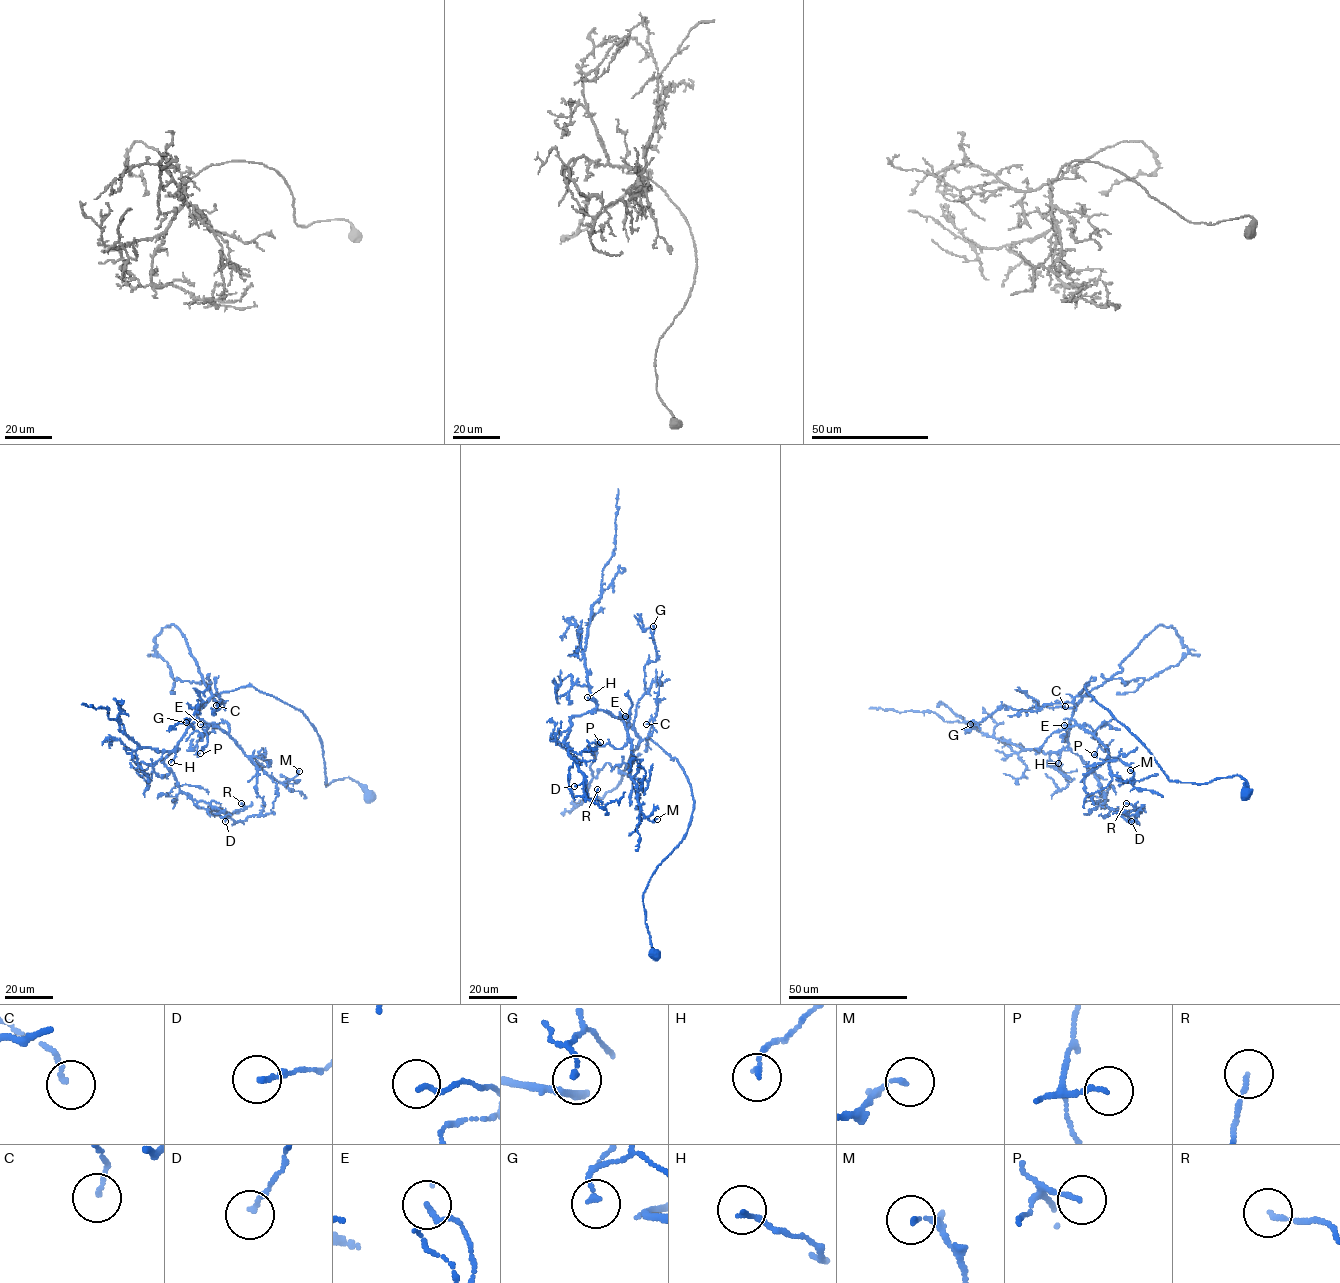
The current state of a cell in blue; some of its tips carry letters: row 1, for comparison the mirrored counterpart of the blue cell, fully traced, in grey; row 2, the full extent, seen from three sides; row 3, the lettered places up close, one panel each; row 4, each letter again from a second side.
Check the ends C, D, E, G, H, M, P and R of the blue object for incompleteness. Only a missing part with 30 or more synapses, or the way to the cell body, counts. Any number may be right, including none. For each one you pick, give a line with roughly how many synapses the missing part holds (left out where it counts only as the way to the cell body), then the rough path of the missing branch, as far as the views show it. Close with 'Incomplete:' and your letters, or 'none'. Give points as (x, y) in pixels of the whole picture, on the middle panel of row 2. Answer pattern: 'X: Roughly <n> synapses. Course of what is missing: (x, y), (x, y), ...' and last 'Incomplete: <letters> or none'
Incomplete: none

